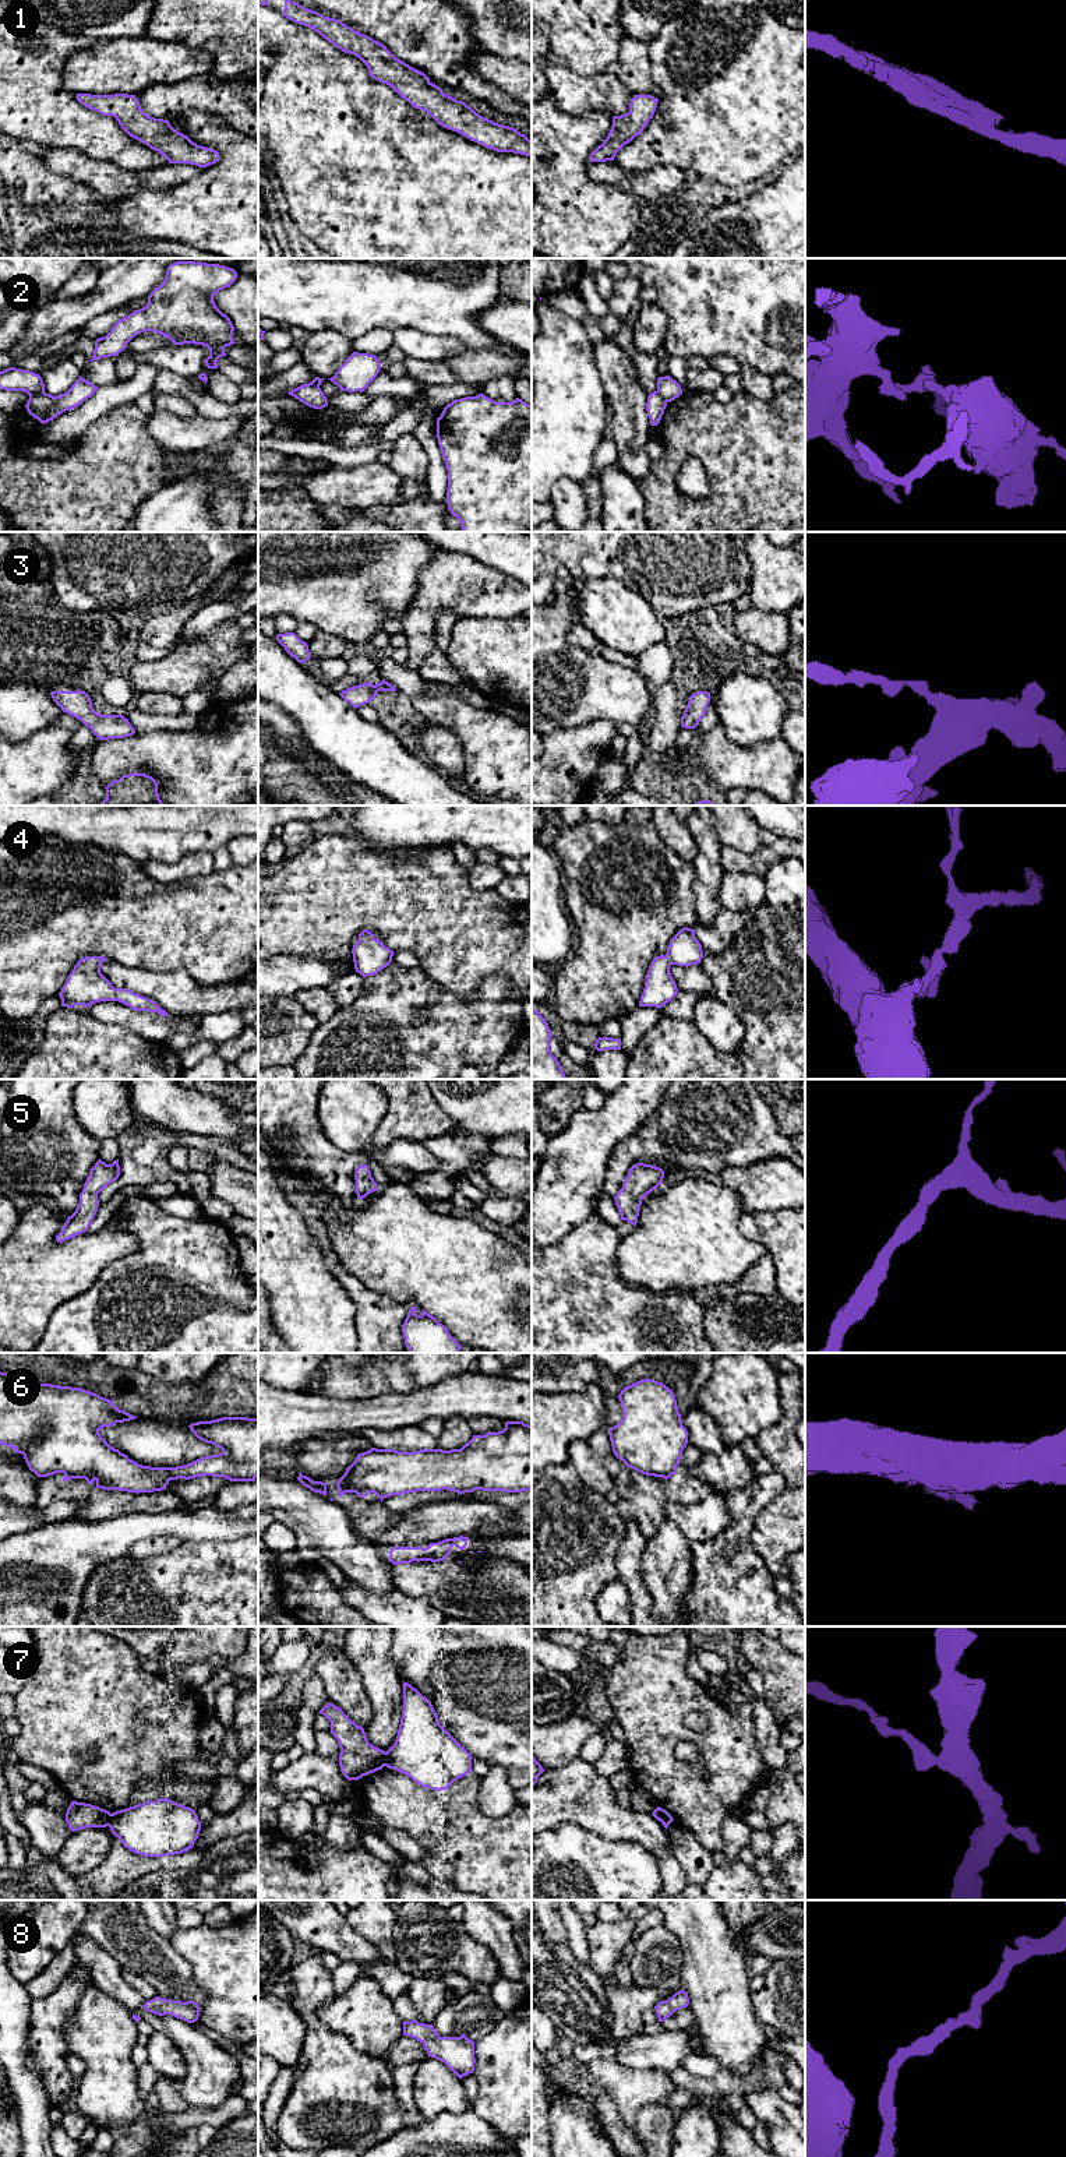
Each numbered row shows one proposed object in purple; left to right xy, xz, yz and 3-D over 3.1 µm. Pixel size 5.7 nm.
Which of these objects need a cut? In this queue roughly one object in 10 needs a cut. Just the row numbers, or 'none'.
2, 6, 7

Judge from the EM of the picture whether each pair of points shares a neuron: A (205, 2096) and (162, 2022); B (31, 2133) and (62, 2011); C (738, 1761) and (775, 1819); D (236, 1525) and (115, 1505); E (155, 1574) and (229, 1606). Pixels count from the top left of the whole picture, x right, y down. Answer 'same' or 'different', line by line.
A: same
B: different
C: different
D: different
E: same

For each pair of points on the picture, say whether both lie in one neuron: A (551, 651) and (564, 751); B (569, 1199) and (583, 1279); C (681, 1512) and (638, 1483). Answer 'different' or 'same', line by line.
A: different
B: different
C: different

